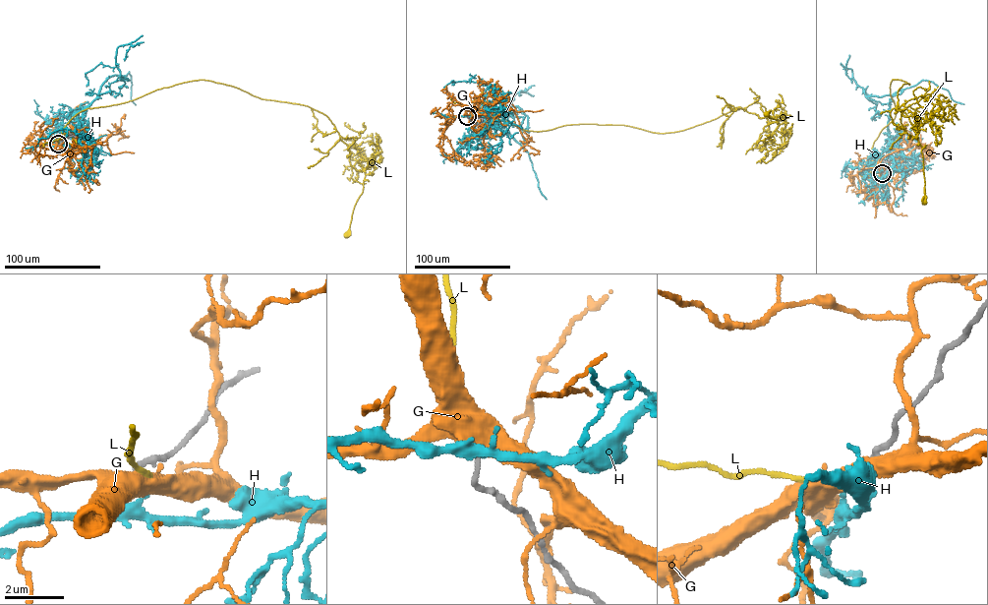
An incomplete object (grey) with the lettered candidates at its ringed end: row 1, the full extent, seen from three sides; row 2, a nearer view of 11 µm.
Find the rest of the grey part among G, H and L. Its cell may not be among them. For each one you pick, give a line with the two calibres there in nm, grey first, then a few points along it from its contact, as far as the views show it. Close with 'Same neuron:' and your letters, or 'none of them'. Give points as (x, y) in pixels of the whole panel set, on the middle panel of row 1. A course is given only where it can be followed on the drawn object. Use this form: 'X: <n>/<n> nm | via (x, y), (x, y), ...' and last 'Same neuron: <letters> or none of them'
L: 150/140 nm | via (467, 116), (468, 105), (528, 131), (595, 124), (662, 133), (740, 108), (776, 120), (766, 113)
Same neuron: L

